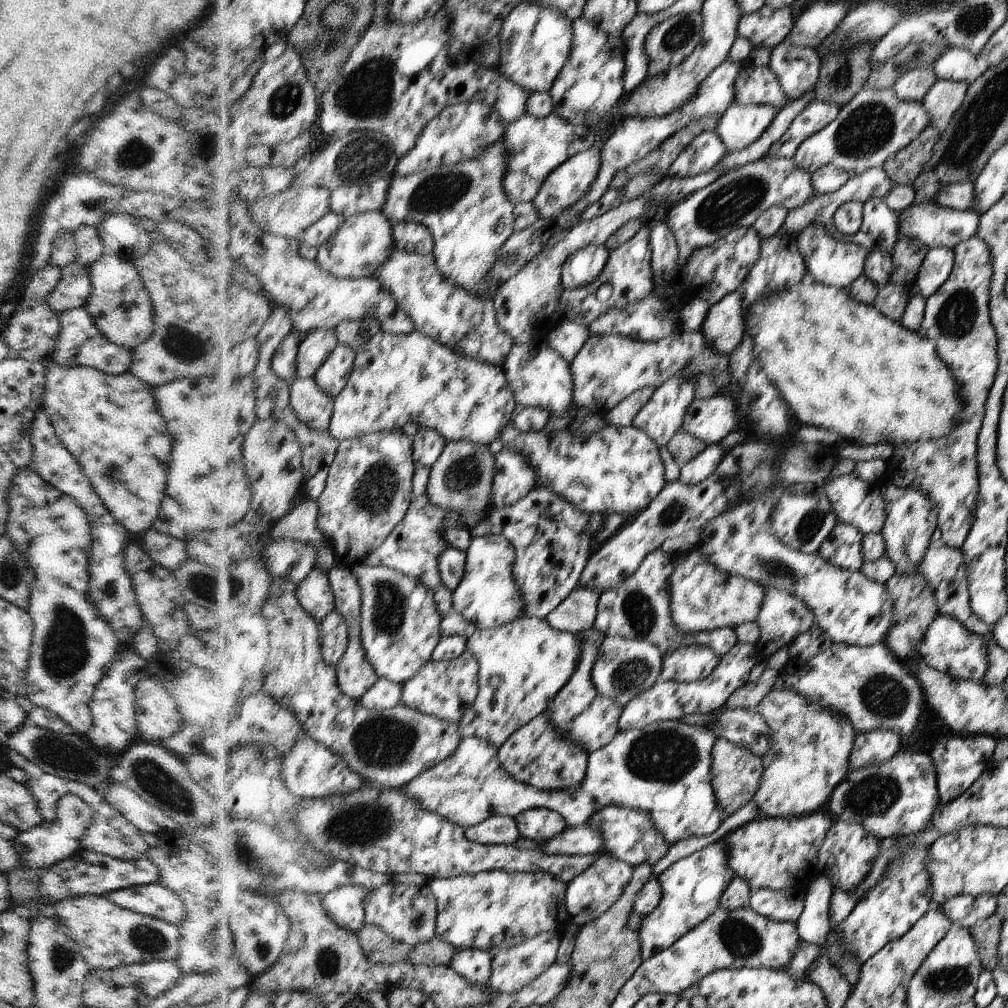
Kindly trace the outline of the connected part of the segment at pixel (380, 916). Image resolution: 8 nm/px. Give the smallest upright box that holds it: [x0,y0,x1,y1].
[366,880,439,944]

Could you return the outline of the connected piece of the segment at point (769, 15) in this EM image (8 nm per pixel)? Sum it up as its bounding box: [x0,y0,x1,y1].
[737,4,794,49]

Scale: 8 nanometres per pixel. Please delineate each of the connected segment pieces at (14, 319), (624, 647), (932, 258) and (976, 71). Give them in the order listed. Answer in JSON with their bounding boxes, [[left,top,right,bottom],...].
[[2,302,60,362],[593,637,663,709],[913,248,954,299],[931,47,984,86]]

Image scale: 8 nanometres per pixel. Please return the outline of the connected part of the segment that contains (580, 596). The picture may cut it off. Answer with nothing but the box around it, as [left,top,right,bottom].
[545,586,601,634]

